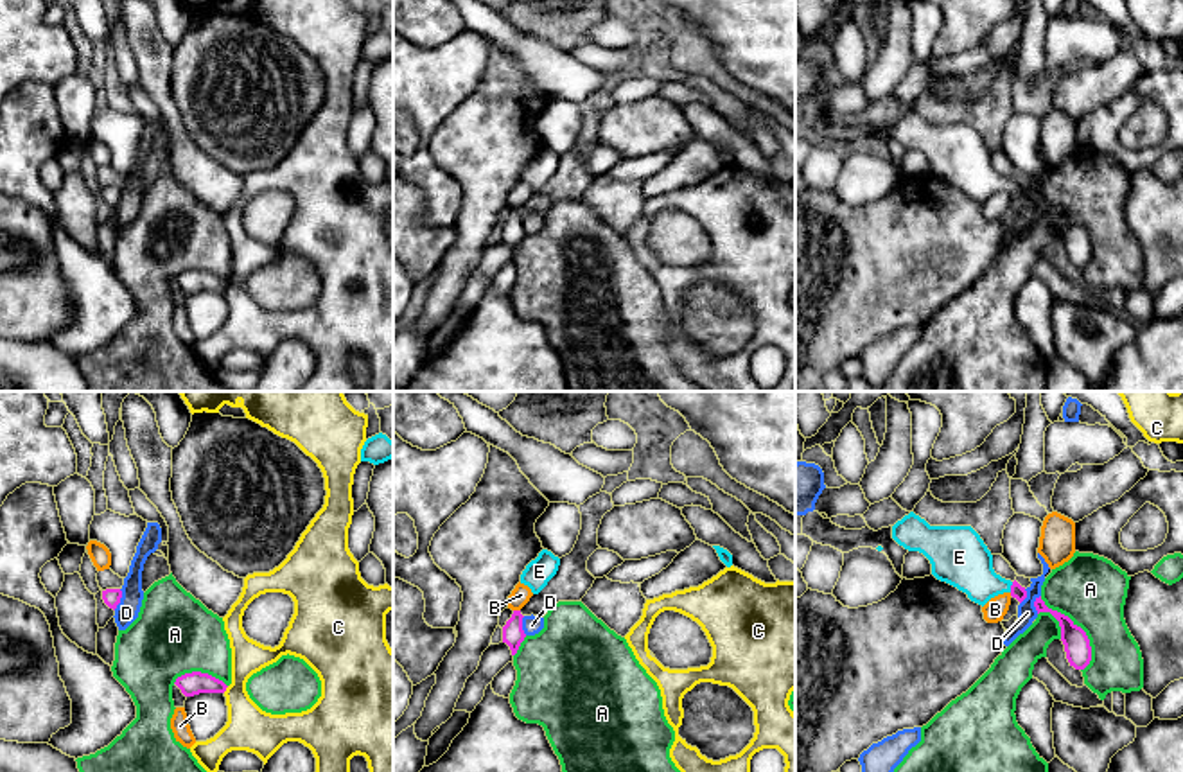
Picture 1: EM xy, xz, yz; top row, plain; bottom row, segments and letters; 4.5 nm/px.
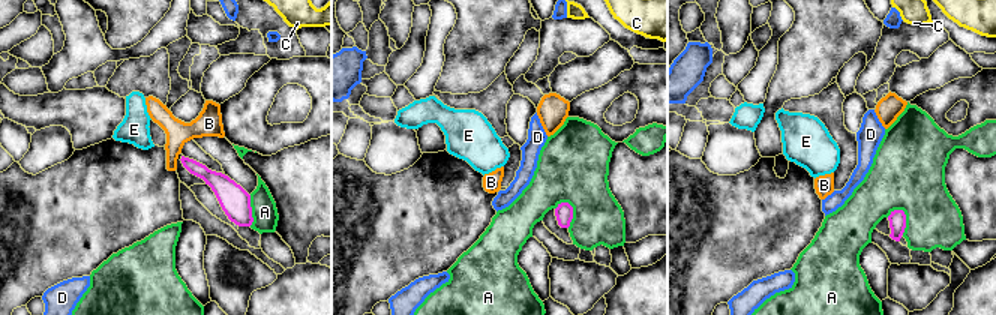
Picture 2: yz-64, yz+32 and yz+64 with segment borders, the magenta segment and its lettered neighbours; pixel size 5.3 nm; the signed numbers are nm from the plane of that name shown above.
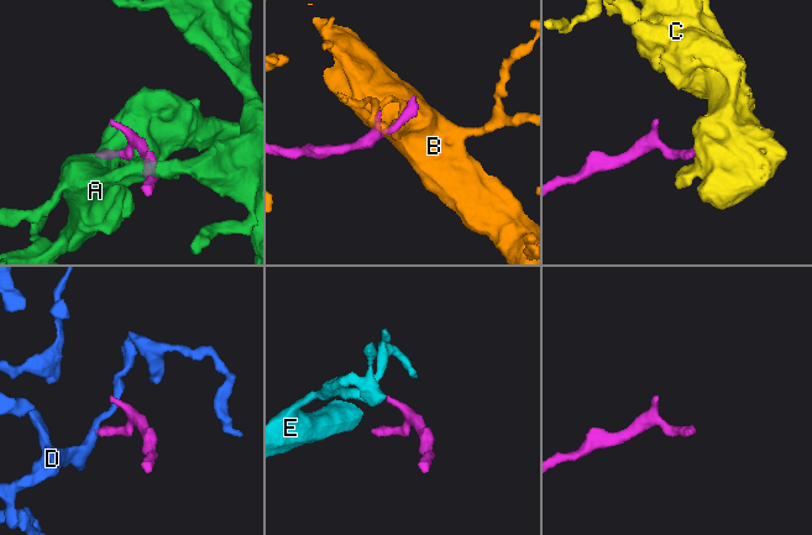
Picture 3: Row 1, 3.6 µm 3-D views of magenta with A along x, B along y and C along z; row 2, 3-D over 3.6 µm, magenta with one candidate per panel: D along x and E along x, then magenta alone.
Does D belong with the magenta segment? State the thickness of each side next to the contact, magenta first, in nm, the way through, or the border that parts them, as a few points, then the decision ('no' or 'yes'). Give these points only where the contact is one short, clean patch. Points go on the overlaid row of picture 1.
calibres 80 and 100 nm; border xy (121, 589), (121, 600), (113, 609); no

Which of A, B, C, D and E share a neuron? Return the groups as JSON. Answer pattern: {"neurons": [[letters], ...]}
{"neurons": [["A"], ["B"], ["C"], ["D"], ["E"]]}

